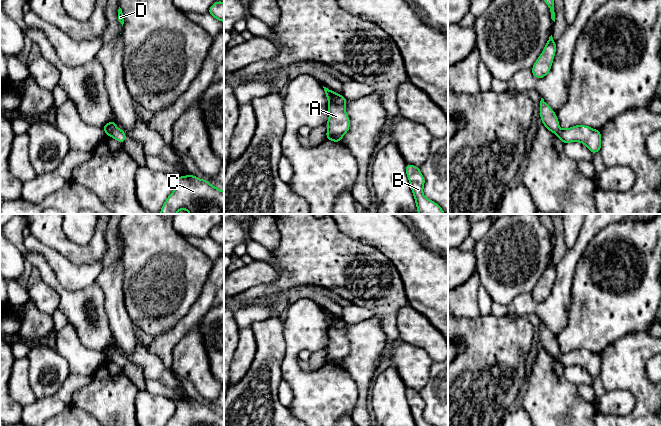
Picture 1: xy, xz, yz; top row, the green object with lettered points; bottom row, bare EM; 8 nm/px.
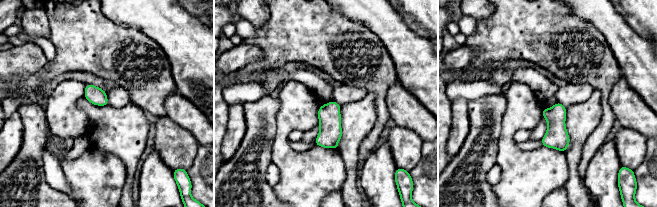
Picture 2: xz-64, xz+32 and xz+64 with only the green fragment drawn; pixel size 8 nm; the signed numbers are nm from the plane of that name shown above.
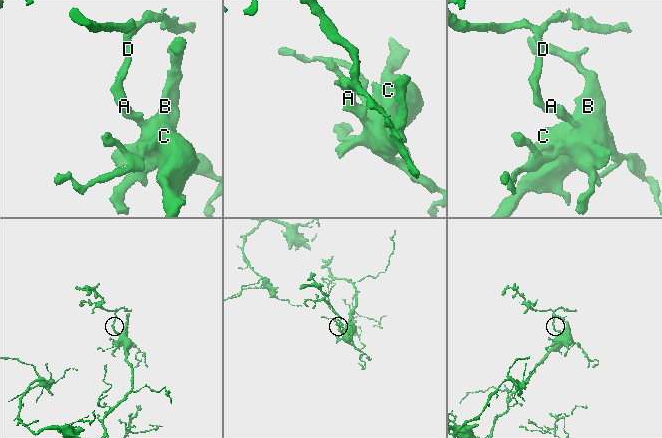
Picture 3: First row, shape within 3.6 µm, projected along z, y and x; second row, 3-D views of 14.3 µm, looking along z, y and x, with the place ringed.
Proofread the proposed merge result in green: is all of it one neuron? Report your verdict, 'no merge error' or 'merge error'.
merge error

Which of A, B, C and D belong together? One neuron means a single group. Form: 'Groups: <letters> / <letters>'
Groups: A B C / D

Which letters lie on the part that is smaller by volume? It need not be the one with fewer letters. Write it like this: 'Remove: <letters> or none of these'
Remove: D

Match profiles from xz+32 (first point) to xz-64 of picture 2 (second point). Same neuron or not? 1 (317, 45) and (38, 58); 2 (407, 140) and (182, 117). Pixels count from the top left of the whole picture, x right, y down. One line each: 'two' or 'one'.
1: two
2: two

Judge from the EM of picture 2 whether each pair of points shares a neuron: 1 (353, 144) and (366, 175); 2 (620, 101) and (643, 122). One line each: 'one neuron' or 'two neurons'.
1: two neurons
2: one neuron

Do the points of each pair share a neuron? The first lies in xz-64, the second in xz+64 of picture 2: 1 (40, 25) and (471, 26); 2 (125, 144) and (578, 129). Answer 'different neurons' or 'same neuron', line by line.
1: different neurons
2: same neuron

